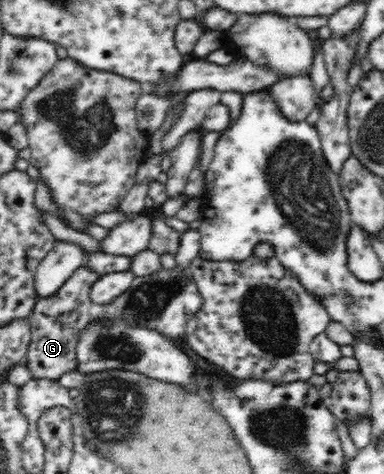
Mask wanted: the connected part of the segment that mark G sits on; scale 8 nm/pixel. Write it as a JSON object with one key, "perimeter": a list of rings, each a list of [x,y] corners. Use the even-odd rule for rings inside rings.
{"perimeter":[[[80,267],[53,293],[40,296],[31,313],[31,341],[24,363],[32,372],[32,379],[60,380],[62,374],[77,368],[76,346],[80,330],[90,322],[90,288],[100,278],[88,267]]]}

